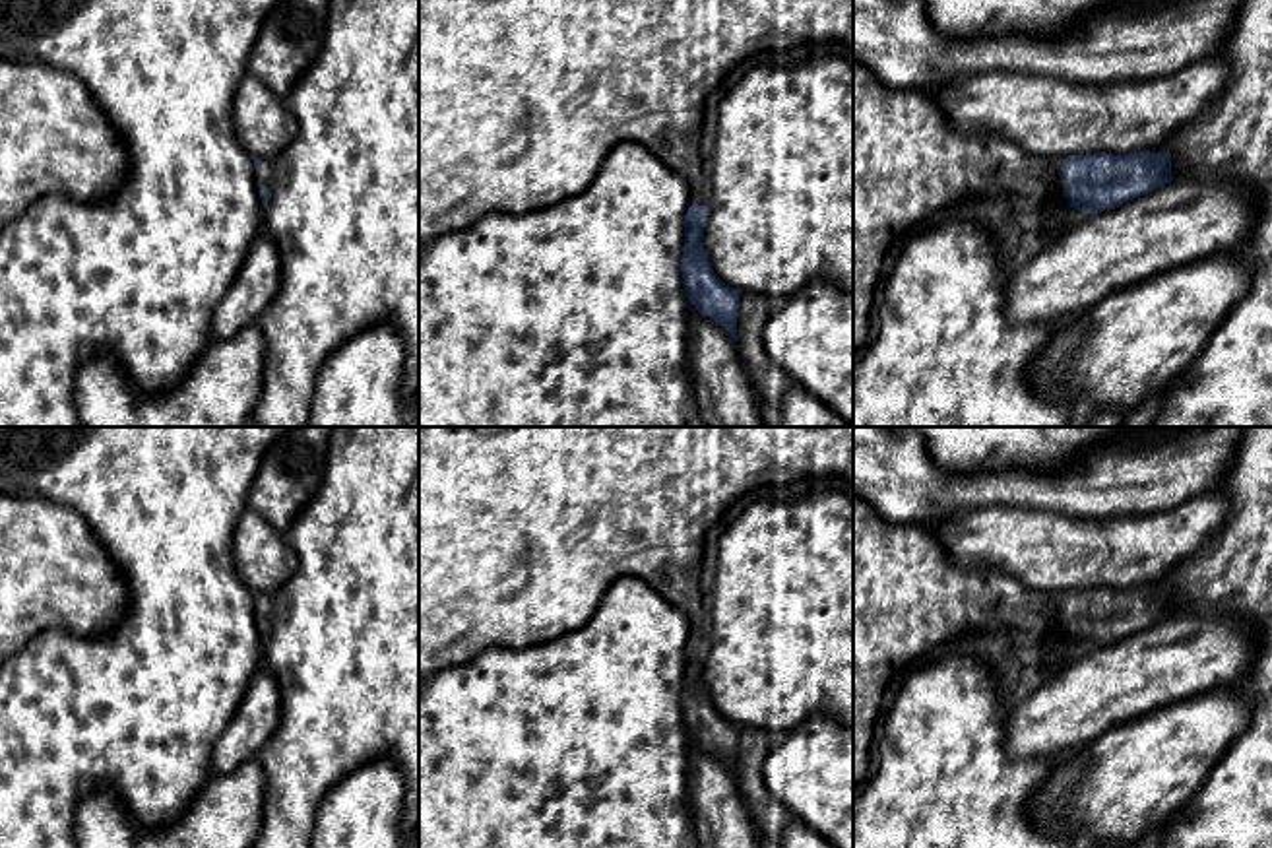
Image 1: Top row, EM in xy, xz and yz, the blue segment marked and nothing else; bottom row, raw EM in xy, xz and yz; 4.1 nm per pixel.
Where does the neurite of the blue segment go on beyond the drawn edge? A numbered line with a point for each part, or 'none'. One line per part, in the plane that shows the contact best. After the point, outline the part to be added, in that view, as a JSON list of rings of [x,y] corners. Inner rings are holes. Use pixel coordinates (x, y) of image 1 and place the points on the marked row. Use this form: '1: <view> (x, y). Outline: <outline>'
1: yz (910, 163). Outline: [[[853,60],[853,353],[867,340],[882,262],[904,237],[970,202],[1002,200],[1016,215],[1065,186],[1063,161],[1030,155],[993,132],[966,134],[925,91],[890,89]]]

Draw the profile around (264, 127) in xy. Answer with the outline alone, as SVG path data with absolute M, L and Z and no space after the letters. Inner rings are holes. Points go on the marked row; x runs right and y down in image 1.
M244 76L235 93L235 134L252 159L271 161L297 134L297 118L264 82Z

